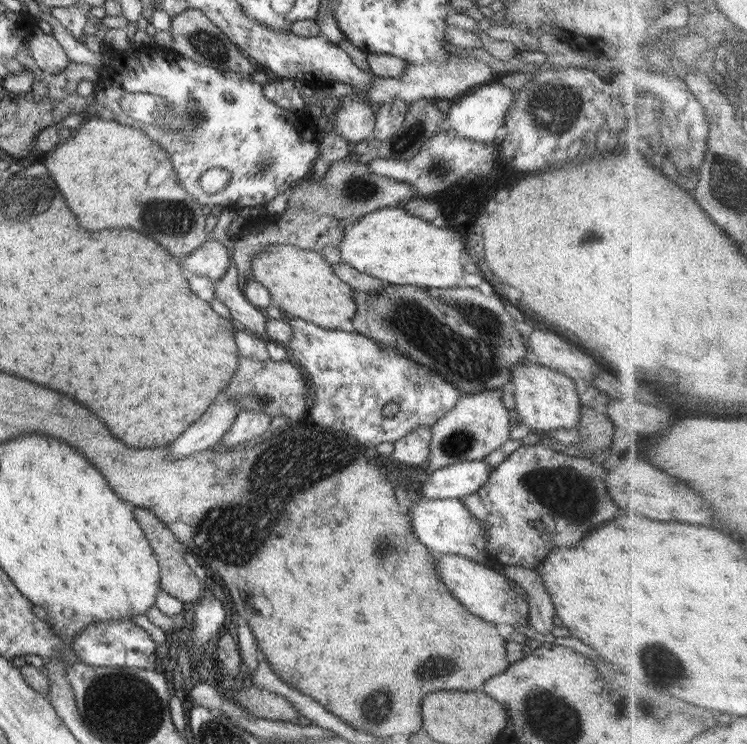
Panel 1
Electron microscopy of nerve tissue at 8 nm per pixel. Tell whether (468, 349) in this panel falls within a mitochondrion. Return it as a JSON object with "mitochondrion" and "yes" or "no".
{"mitochondrion":"yes"}

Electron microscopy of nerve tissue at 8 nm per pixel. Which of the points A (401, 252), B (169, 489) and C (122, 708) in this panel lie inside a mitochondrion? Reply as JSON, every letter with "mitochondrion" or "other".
{"A":"other","B":"other","C":"mitochondrion"}

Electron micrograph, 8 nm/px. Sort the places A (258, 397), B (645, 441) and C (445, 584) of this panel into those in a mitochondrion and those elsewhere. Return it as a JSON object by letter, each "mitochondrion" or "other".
{"A":"mitochondrion","B":"other","C":"other"}

